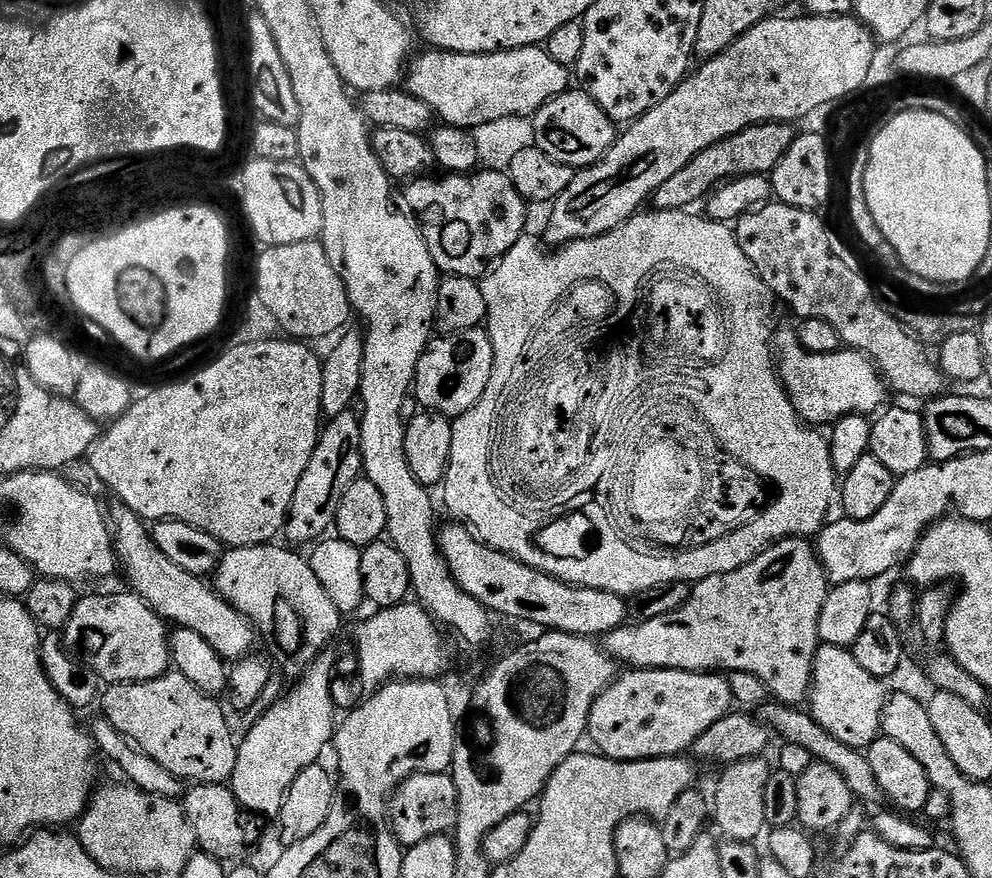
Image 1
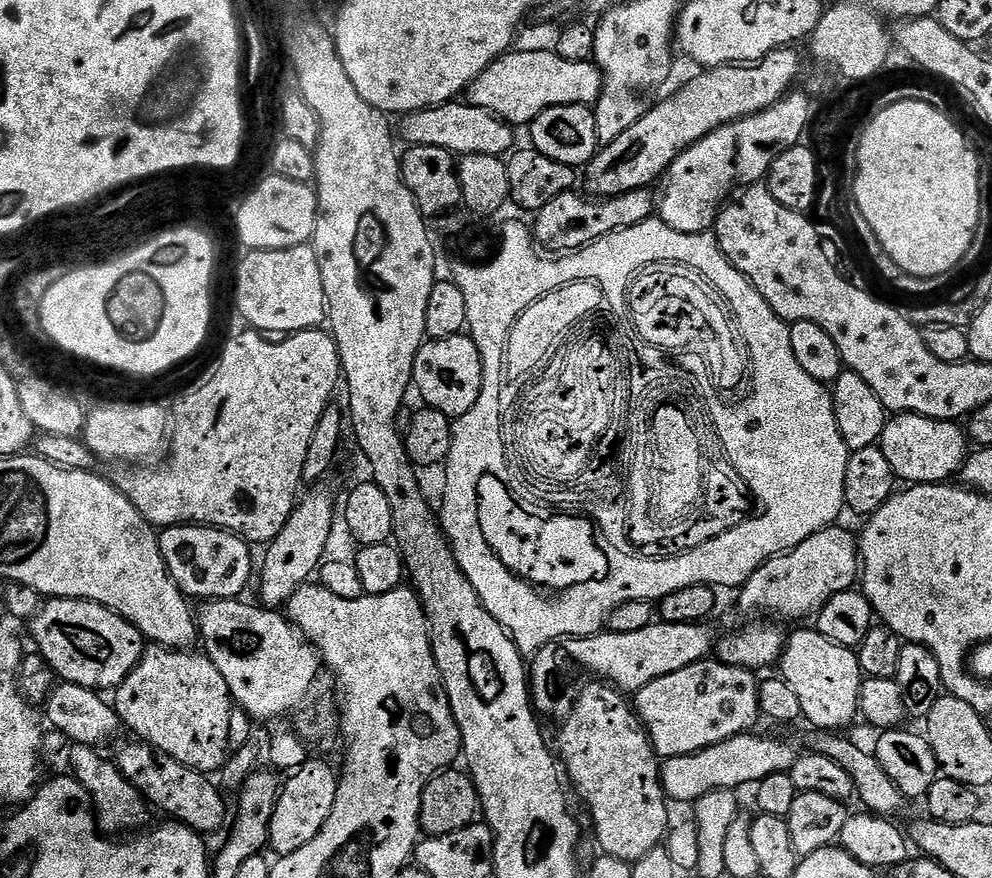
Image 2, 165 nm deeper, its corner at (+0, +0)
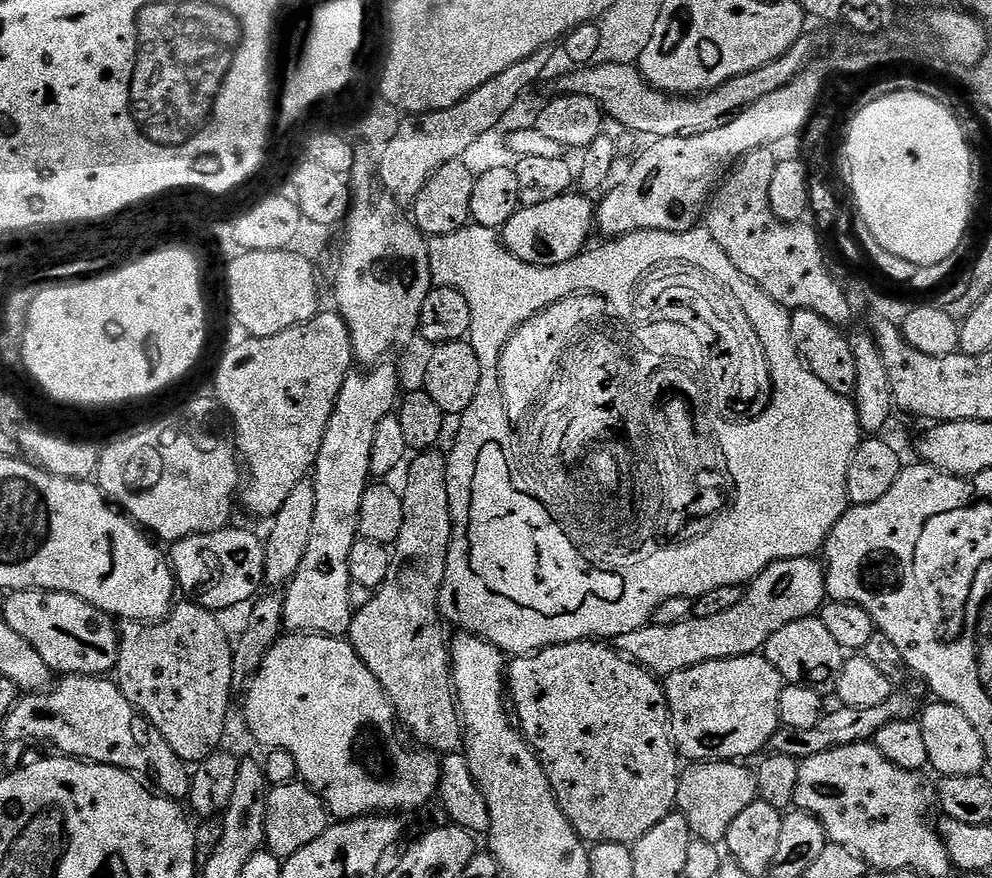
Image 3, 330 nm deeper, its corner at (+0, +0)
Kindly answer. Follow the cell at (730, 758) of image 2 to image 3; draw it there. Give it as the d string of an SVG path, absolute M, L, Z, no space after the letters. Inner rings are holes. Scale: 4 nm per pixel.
M897 691L882 706L869 706L867 710L858 710L858 706L836 706L836 709L825 711L824 716L814 727L807 730L794 730L781 726L774 734L770 748L775 754L786 754L795 760L805 760L814 754L834 750L838 746L863 744L871 741L886 726L895 720L909 719L917 711L916 704L906 693Z

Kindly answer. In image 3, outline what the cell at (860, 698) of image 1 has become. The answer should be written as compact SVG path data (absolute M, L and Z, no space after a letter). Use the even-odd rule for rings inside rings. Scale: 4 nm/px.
M807 616L790 626L782 626L778 634L771 636L762 649L762 655L768 659L770 666L778 670L785 684L804 684L810 690L821 694L832 694L846 659L846 650L834 642L826 631L826 626L816 616Z

